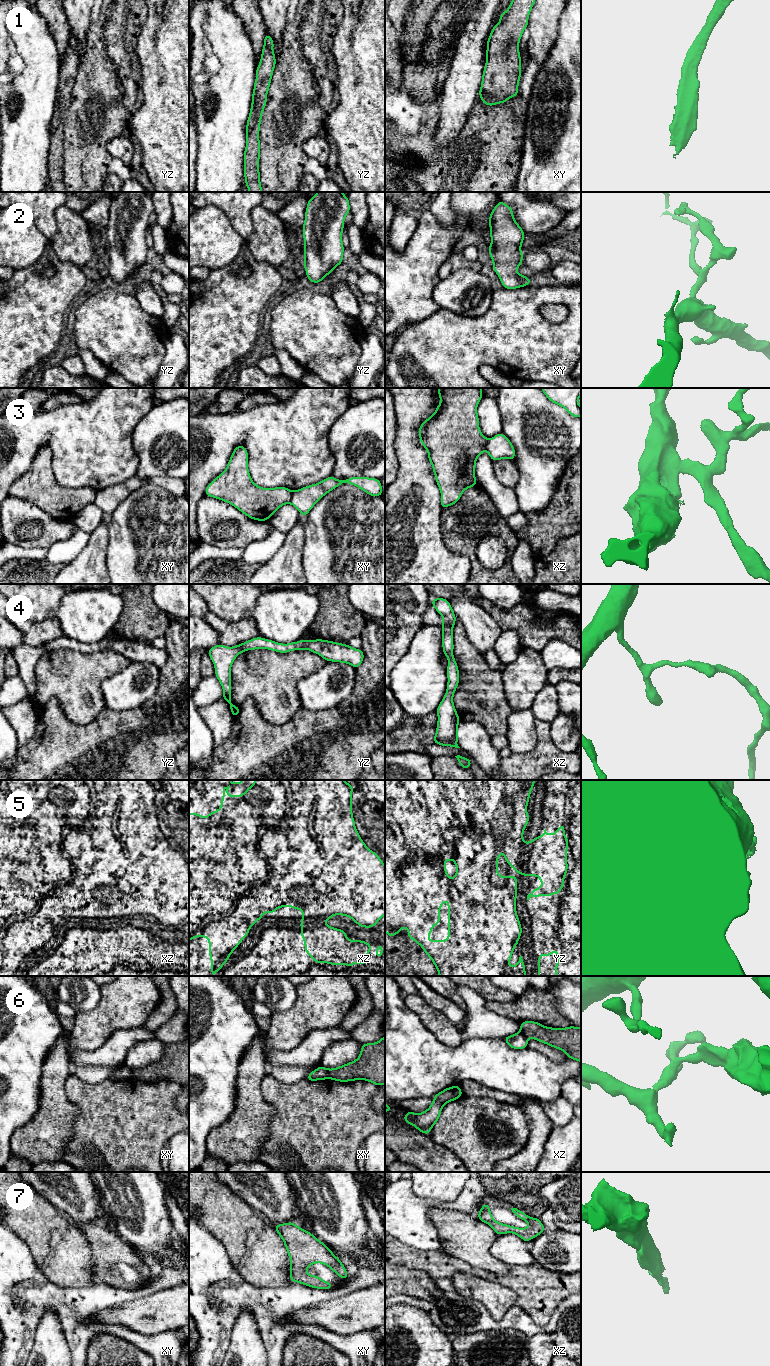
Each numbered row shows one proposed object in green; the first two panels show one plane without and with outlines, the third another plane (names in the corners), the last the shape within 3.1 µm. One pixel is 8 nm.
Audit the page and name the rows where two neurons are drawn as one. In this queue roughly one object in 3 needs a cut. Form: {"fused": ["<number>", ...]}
{"fused": ["3", "5", "6"]}

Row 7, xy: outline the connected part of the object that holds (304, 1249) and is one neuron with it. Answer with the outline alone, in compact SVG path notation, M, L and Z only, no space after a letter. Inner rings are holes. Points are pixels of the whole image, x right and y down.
M294 1222L273 1227L282 1238L291 1260L290 1281L317 1289L331 1289L333 1283L325 1282L317 1275L306 1273L307 1268L314 1263L328 1266L341 1279L349 1277L340 1259L312 1233L298 1227Z

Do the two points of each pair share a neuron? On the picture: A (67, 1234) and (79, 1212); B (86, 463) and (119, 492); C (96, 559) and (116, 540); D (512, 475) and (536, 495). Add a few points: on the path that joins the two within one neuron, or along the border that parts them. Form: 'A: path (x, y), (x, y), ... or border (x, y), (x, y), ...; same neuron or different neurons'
A: border (55, 1207), (64, 1212), (77, 1225); different neurons
B: border (133, 476), (96, 491); different neurons
C: border (107, 525), (107, 573); different neurons
D: border (509, 458), (519, 475), (513, 488); different neurons

